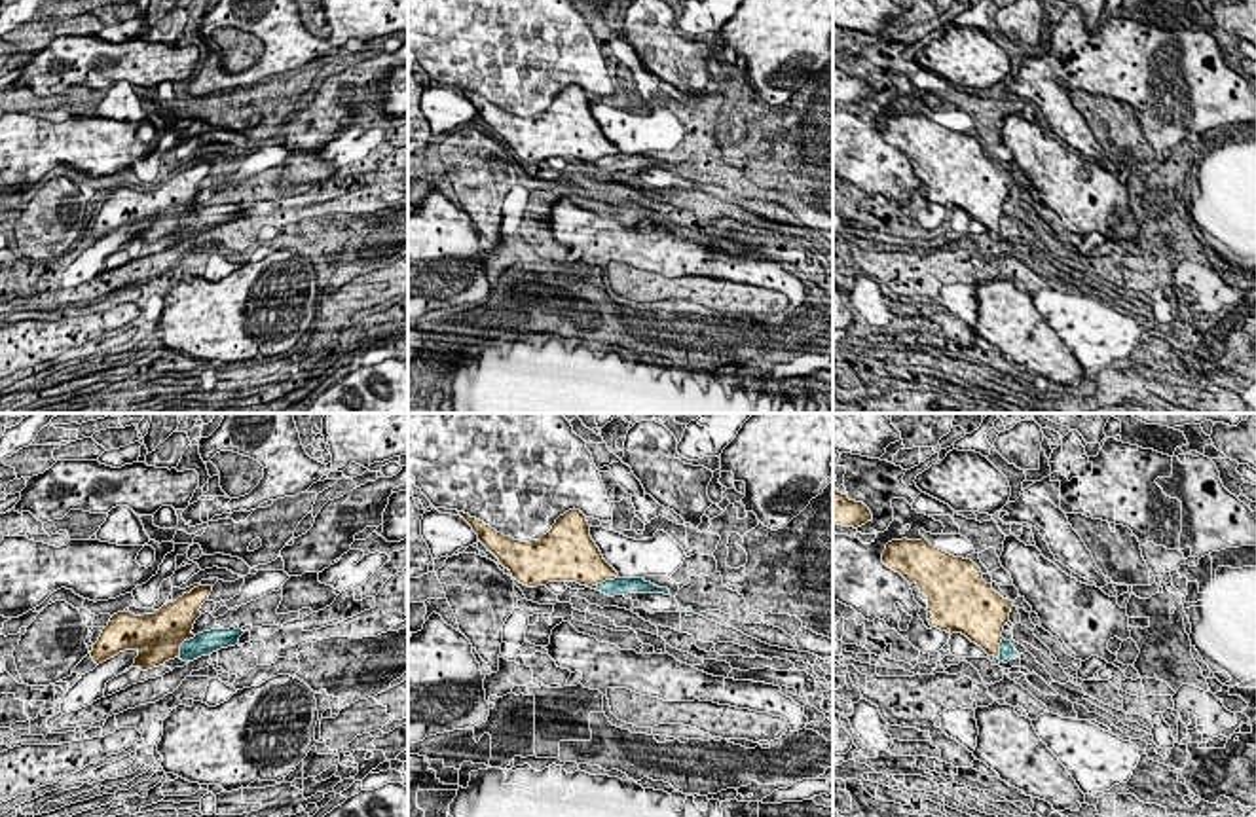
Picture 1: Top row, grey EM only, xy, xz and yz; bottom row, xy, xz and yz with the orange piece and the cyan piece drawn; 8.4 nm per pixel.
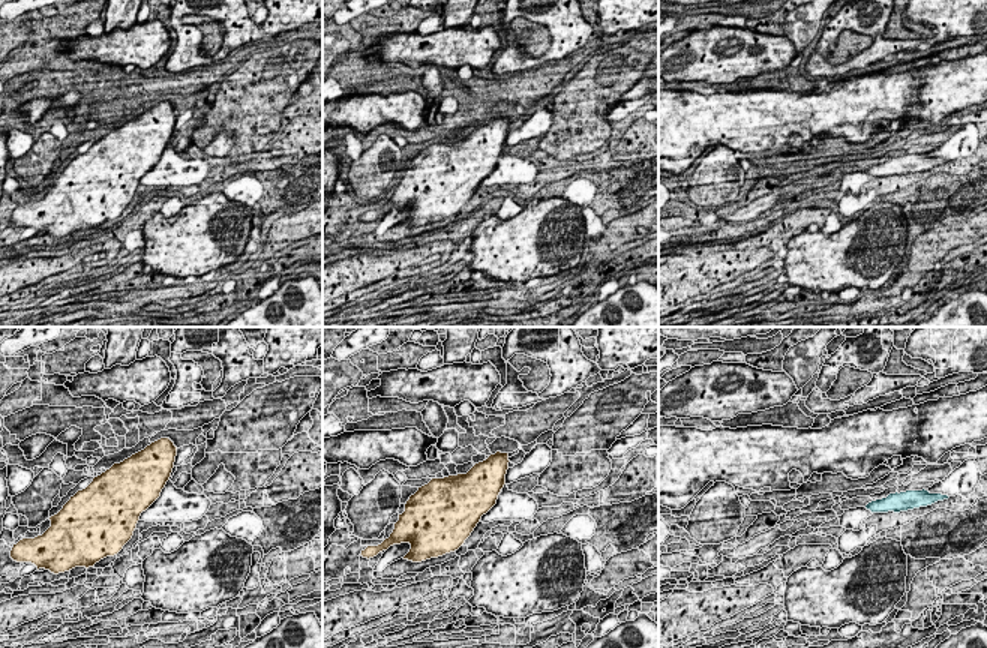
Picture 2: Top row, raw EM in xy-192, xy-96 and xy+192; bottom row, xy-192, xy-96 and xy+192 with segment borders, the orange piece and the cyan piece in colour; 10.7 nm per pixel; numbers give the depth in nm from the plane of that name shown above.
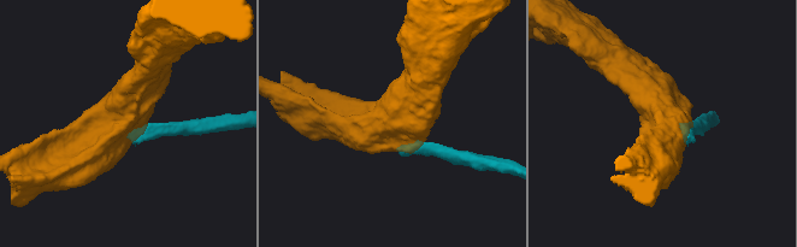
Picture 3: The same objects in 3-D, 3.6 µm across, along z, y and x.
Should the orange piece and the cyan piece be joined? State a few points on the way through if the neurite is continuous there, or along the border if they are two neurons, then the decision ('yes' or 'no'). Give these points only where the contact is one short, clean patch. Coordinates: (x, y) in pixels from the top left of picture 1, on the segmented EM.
along xy (196, 635), (181, 645), (177, 656) | no

